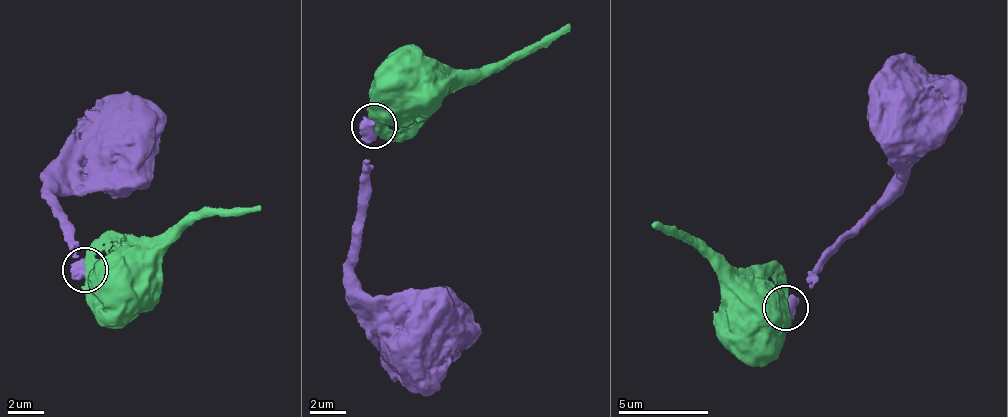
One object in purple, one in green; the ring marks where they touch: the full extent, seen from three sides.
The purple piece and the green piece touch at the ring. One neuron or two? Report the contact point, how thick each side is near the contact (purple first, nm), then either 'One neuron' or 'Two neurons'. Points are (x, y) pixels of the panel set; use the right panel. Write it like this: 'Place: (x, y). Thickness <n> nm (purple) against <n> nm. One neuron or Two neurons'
Place: (785, 308). Thickness 700 nm (purple) against 480 nm. Two neurons

